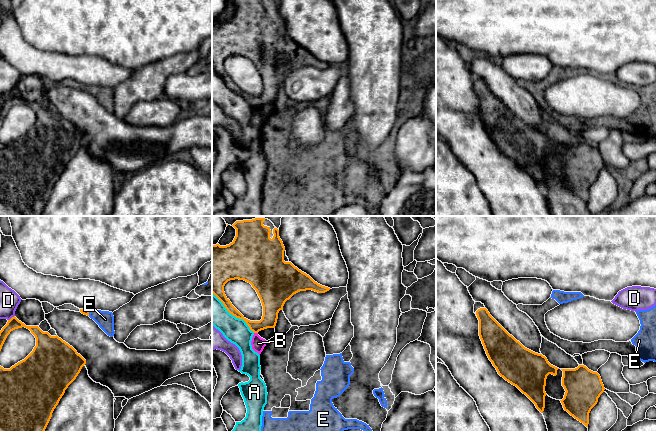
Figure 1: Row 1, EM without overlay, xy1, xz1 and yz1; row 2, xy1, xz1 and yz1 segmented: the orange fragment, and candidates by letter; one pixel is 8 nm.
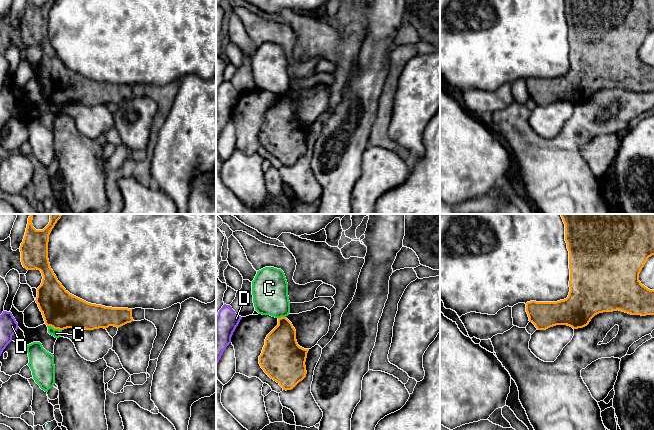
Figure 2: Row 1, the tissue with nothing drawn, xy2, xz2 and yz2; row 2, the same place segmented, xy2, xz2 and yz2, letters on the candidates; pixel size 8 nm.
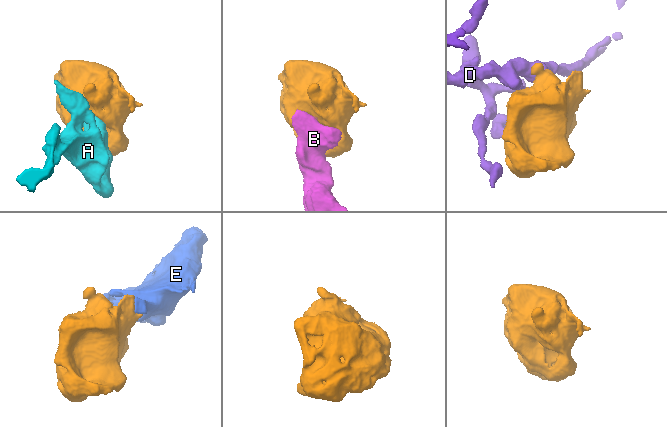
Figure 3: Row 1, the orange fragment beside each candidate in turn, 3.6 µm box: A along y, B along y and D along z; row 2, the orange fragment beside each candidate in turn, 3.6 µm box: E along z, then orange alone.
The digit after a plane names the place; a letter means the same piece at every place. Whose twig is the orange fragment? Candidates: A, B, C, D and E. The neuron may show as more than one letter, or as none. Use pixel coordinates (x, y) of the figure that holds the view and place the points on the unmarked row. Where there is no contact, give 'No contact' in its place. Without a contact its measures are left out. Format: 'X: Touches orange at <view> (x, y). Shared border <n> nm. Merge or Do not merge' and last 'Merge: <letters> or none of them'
A: Touches orange at xz1 (233, 91). Shared border 480 nm. Do not merge
B: Touches orange at xz1 (256, 108). Shared border 30 nm. Do not merge
C: Touches orange at xy2 (54, 104). Shared border 130 nm. Do not merge
D: Touches orange at xy1 (12, 93). Shared border 70 nm. Do not merge
E: Touches orange at xy1 (88, 89). Shared border 50 nm. Merge
Merge: E

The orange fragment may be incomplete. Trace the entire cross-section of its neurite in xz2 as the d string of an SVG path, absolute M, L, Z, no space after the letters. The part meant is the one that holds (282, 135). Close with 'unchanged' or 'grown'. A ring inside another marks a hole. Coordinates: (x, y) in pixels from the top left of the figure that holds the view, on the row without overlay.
M281 93L265 115L259 140L283 166L291 166L306 153L308 127L298 121L292 99L286 93Z; unchanged

